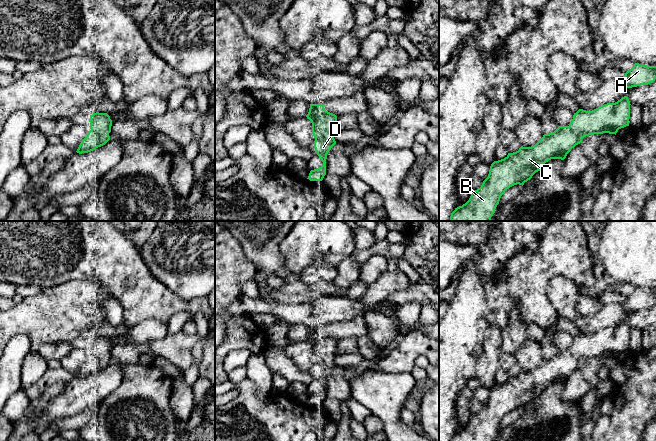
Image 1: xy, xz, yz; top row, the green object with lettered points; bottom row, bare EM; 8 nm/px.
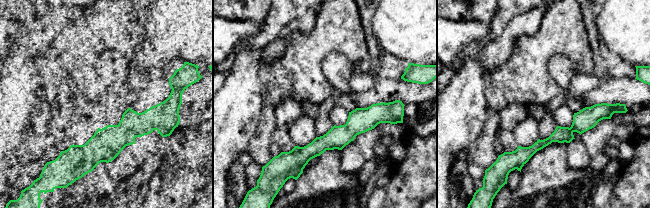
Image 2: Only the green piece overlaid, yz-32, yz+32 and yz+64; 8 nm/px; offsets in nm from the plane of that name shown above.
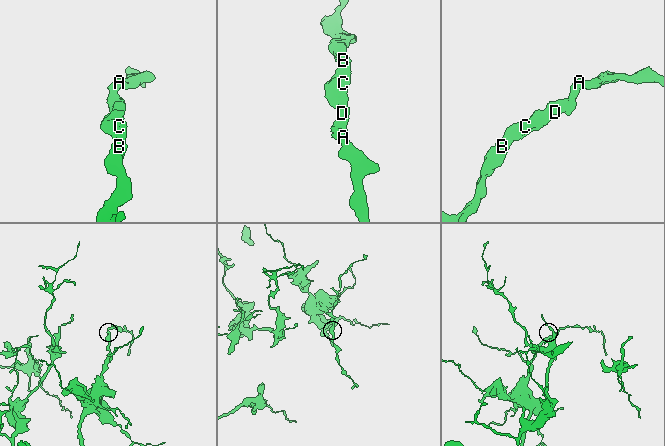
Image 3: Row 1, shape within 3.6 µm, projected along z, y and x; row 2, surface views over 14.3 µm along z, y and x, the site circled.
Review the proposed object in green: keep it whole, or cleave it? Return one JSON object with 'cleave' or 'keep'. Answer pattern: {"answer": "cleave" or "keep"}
{"answer": "keep"}

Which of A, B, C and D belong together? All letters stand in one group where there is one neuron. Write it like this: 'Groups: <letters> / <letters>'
Groups: A B C D

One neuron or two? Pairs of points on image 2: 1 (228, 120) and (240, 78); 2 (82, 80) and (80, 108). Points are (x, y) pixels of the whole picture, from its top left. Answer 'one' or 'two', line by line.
1: one
2: two

